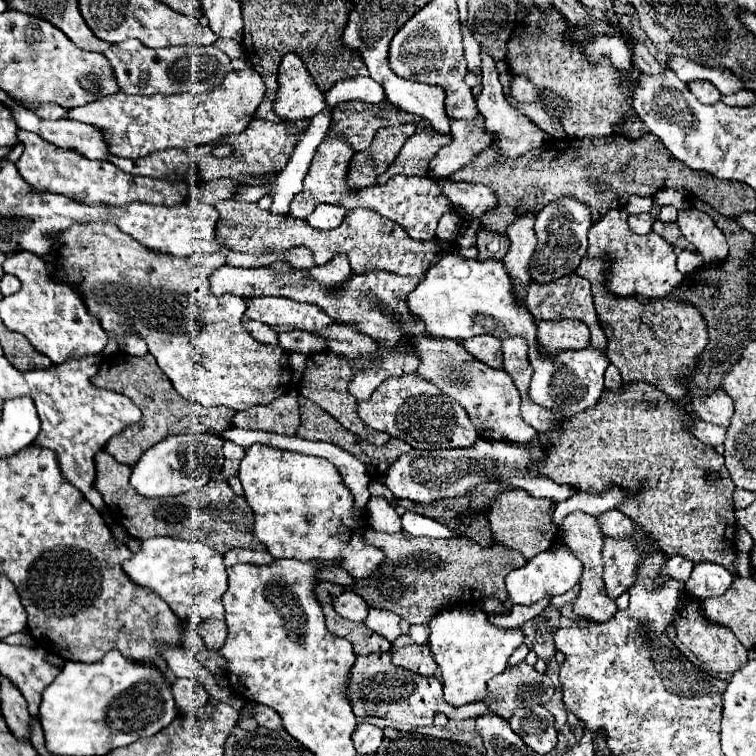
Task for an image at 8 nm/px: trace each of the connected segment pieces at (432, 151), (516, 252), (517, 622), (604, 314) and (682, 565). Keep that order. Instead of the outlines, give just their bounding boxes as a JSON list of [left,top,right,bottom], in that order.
[[376,129,452,183],[504,213,536,297],[488,599,550,629],[576,257,708,403],[658,555,694,585]]

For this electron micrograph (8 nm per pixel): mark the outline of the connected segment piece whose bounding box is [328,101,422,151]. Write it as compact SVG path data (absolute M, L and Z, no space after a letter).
M346 101L332 109L332 129L328 135L338 135L348 141L356 151L370 147L374 135L382 127L396 127L404 123L422 123L410 113L400 111L390 101L378 105L366 105L362 101Z

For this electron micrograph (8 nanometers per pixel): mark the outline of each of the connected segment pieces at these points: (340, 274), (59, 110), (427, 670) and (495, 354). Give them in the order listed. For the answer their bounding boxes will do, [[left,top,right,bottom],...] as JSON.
[[308,255,352,285],[33,103,67,120],[394,645,438,675],[462,335,502,369]]

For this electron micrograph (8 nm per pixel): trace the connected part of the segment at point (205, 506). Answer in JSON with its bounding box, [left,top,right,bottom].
[94,451,266,553]

